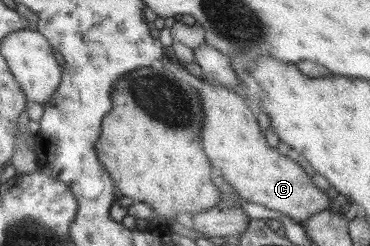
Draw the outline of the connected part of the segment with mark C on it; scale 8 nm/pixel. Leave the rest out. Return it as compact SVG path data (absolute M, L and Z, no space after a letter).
M204 76L197 89L201 101L202 152L208 158L214 172L230 185L240 196L250 203L264 205L266 209L280 212L294 222L304 223L318 211L331 209L332 200L312 183L296 161L280 155L277 149L270 148L260 133L256 116L234 90Z

